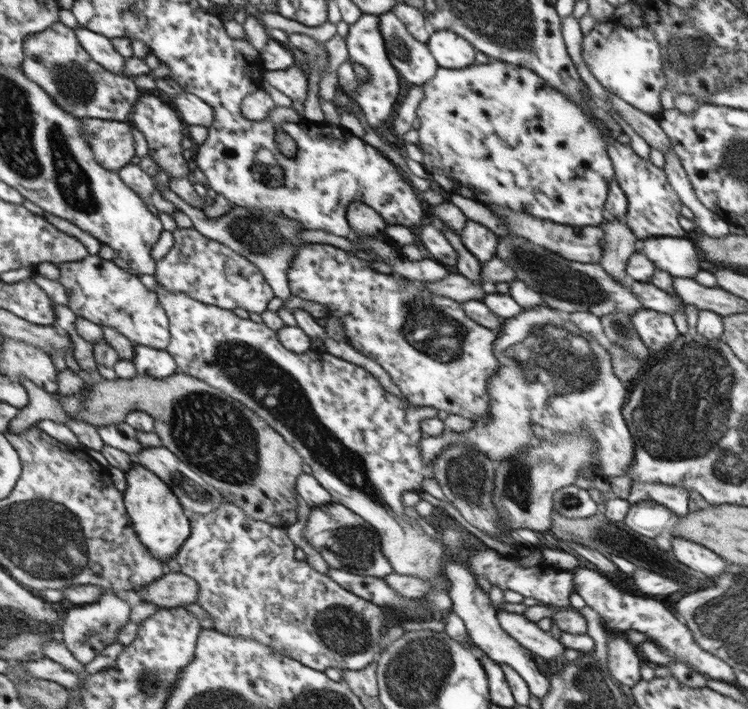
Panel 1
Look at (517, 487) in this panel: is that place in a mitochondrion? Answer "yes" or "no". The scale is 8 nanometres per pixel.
yes

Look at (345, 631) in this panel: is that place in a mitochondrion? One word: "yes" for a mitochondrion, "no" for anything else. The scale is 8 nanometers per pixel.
yes

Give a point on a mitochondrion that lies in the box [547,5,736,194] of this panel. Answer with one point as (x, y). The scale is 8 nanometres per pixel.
(685, 56)

